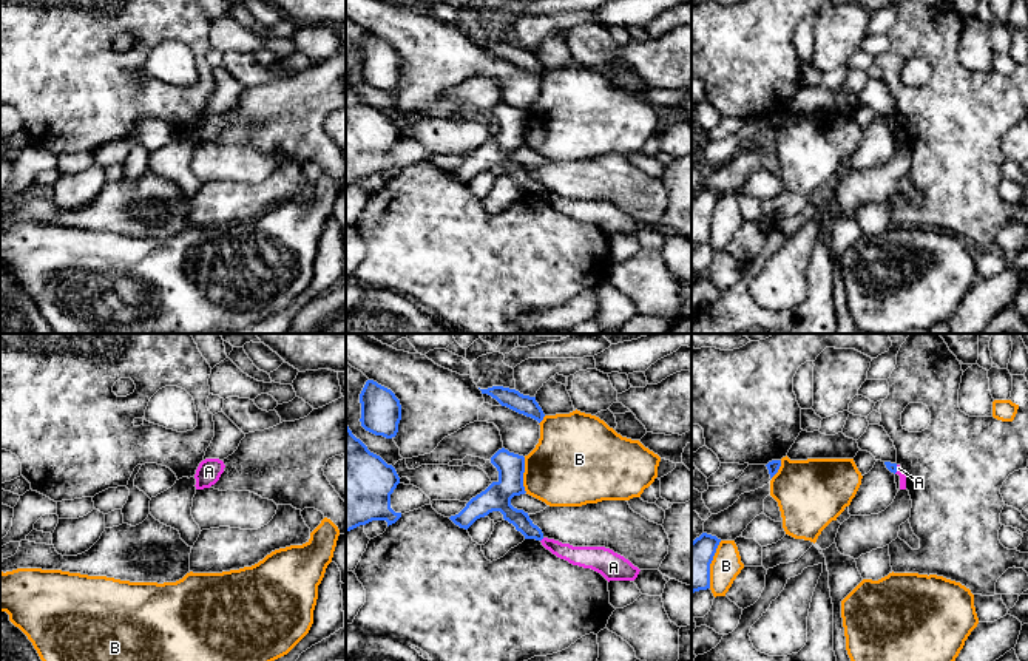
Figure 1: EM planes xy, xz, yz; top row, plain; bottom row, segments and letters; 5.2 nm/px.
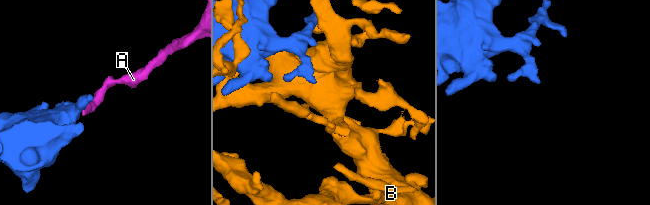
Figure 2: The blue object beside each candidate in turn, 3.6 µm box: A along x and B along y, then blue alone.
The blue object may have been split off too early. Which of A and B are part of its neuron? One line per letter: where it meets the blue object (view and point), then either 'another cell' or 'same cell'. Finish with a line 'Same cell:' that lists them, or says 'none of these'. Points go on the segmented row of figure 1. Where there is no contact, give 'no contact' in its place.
A: contact yz (896, 470); another cell
B: contact xz (522, 474); another cell
Same cell: none of these

